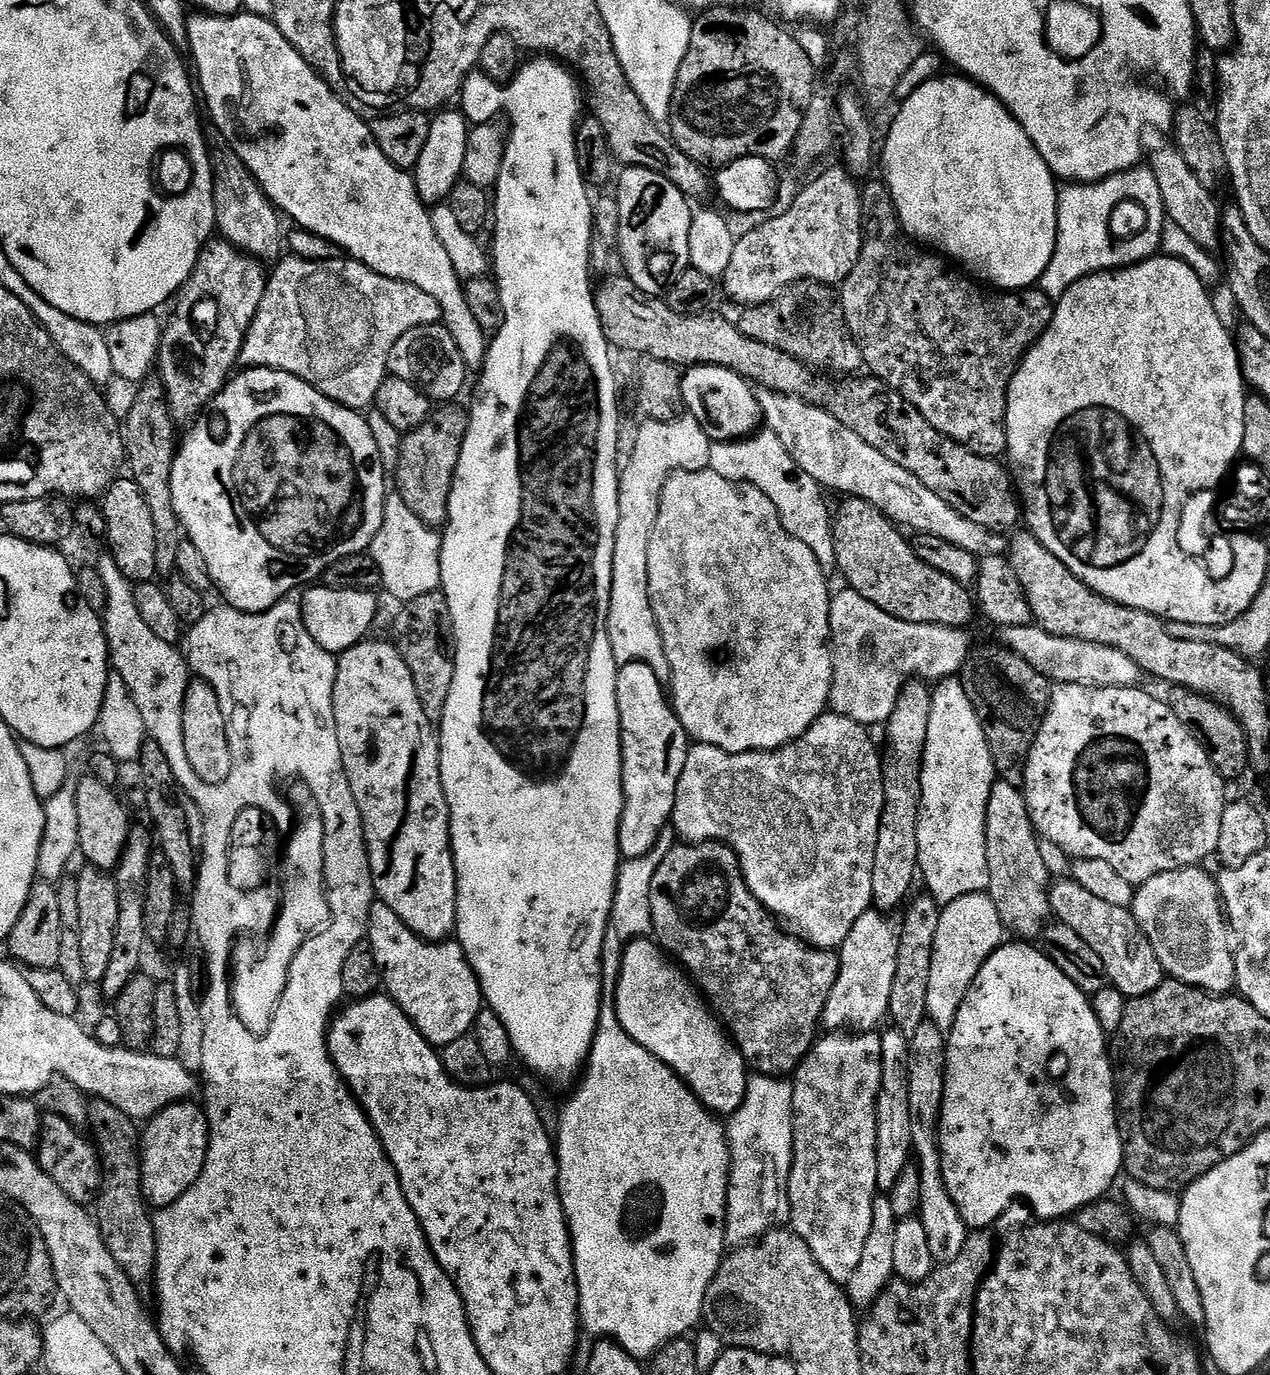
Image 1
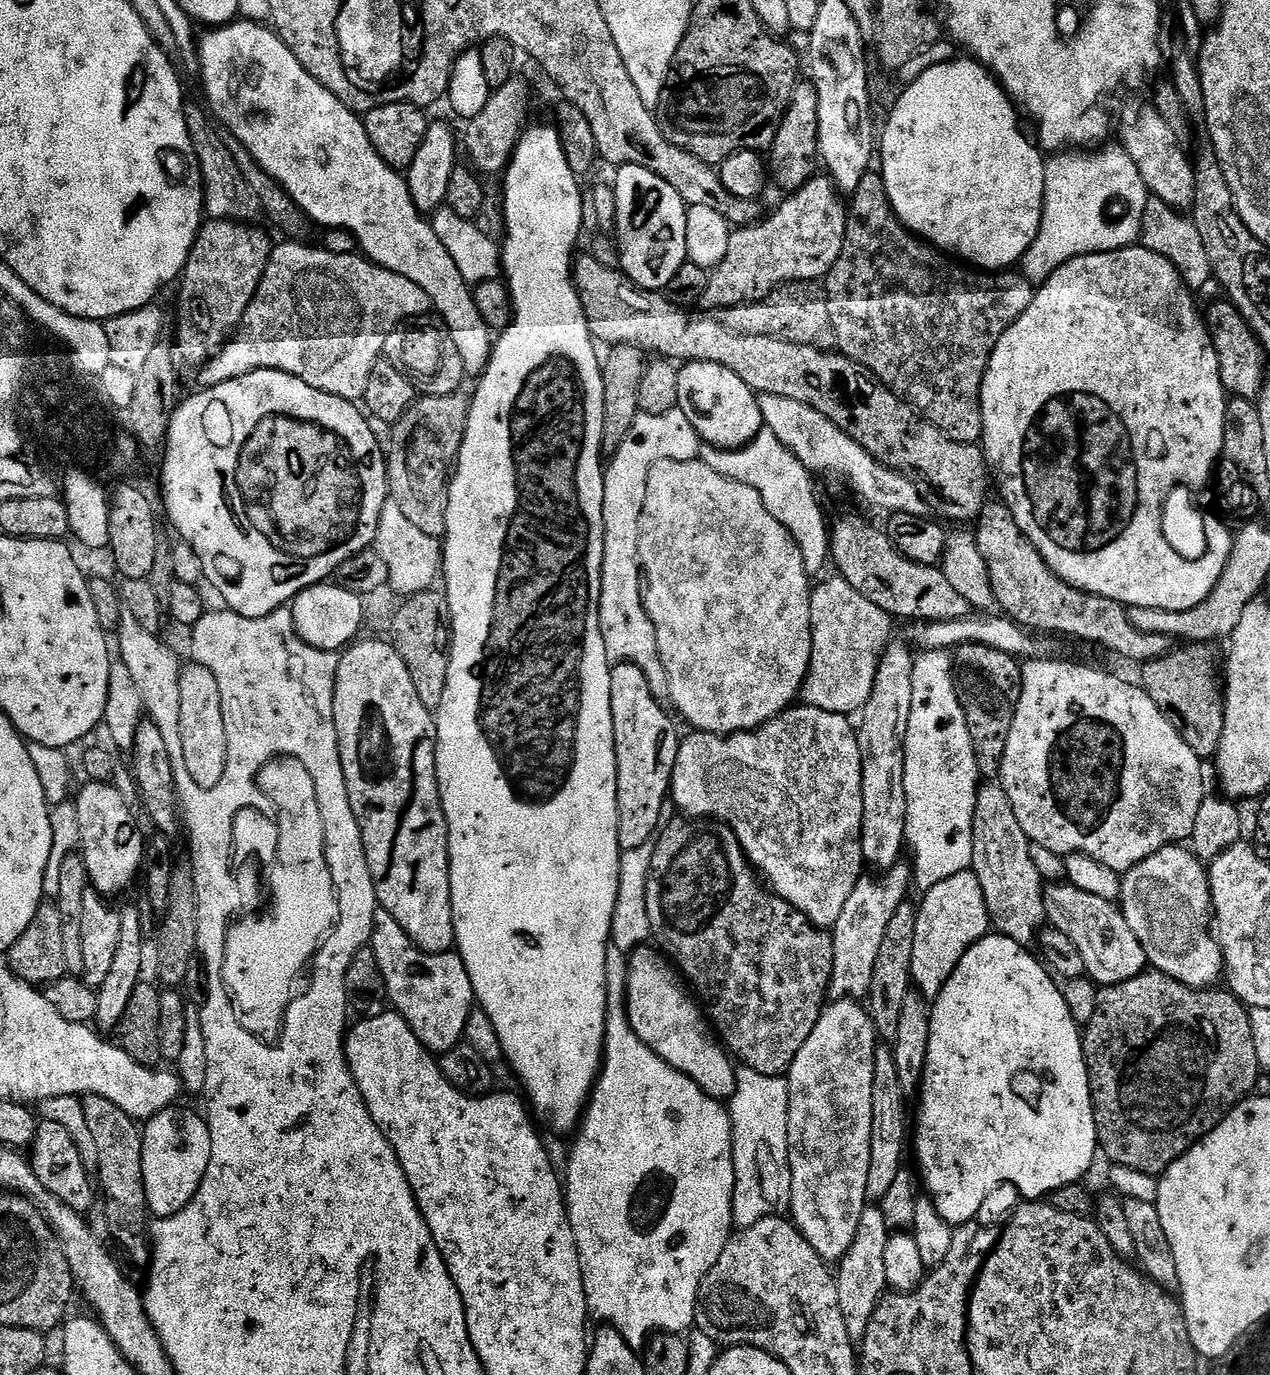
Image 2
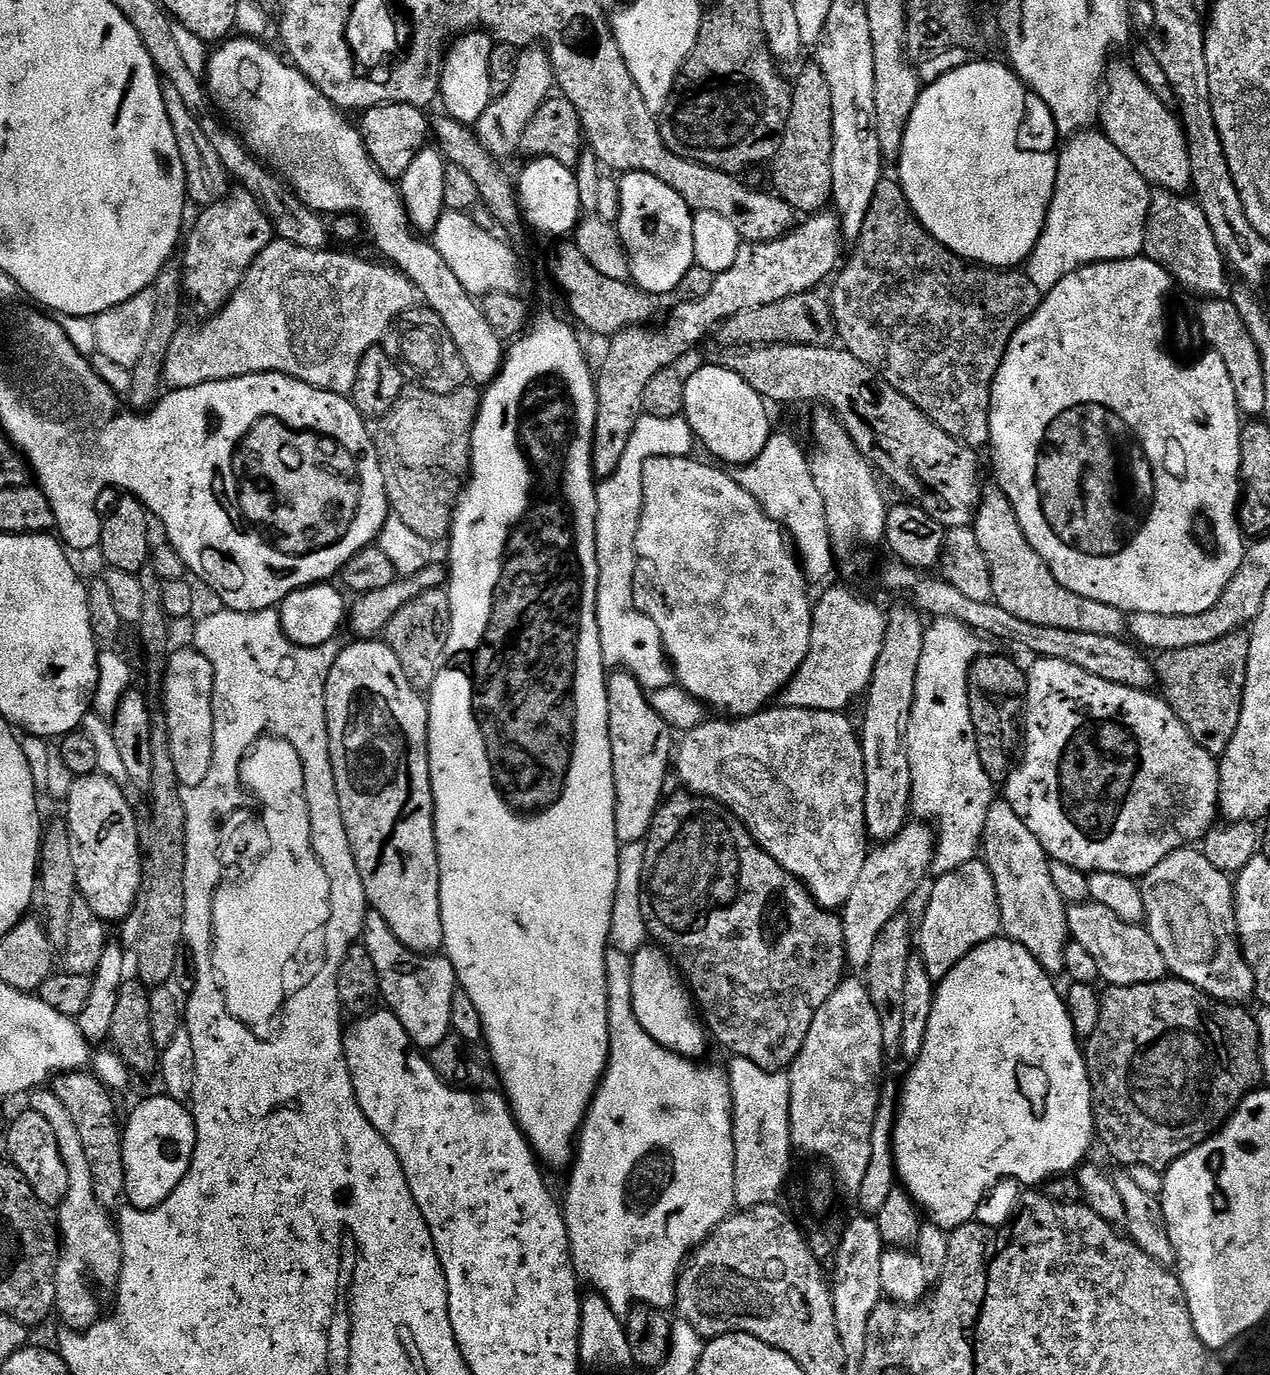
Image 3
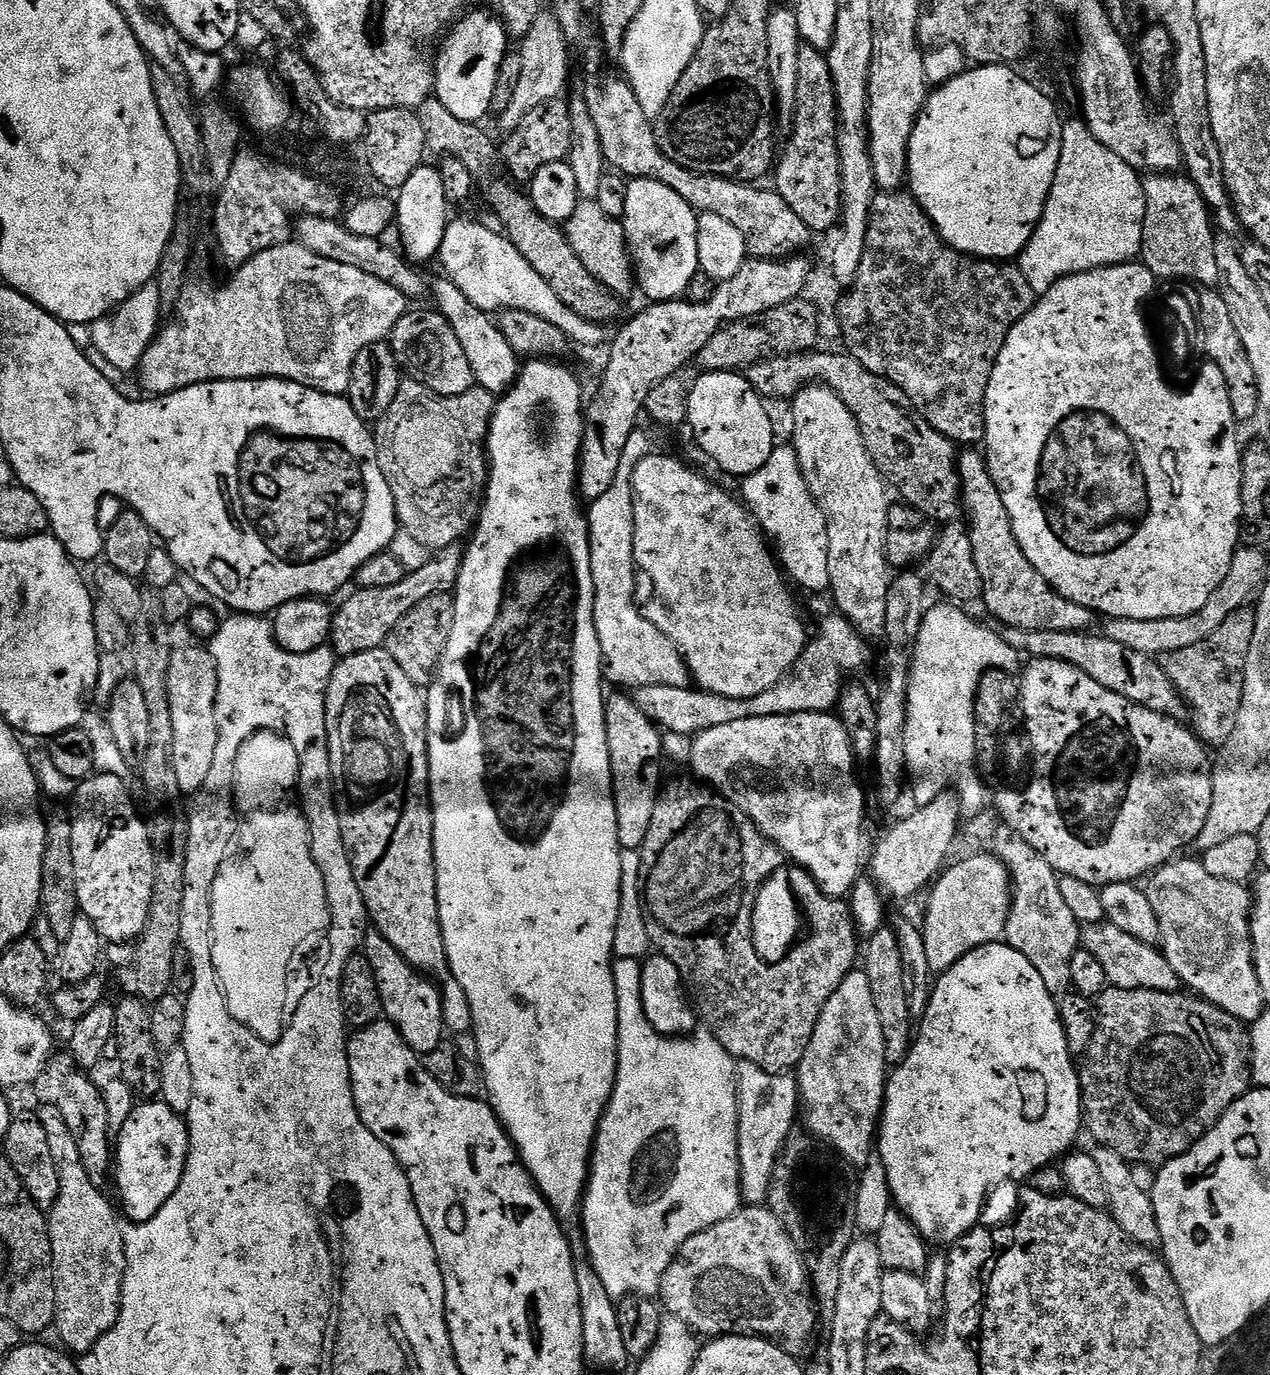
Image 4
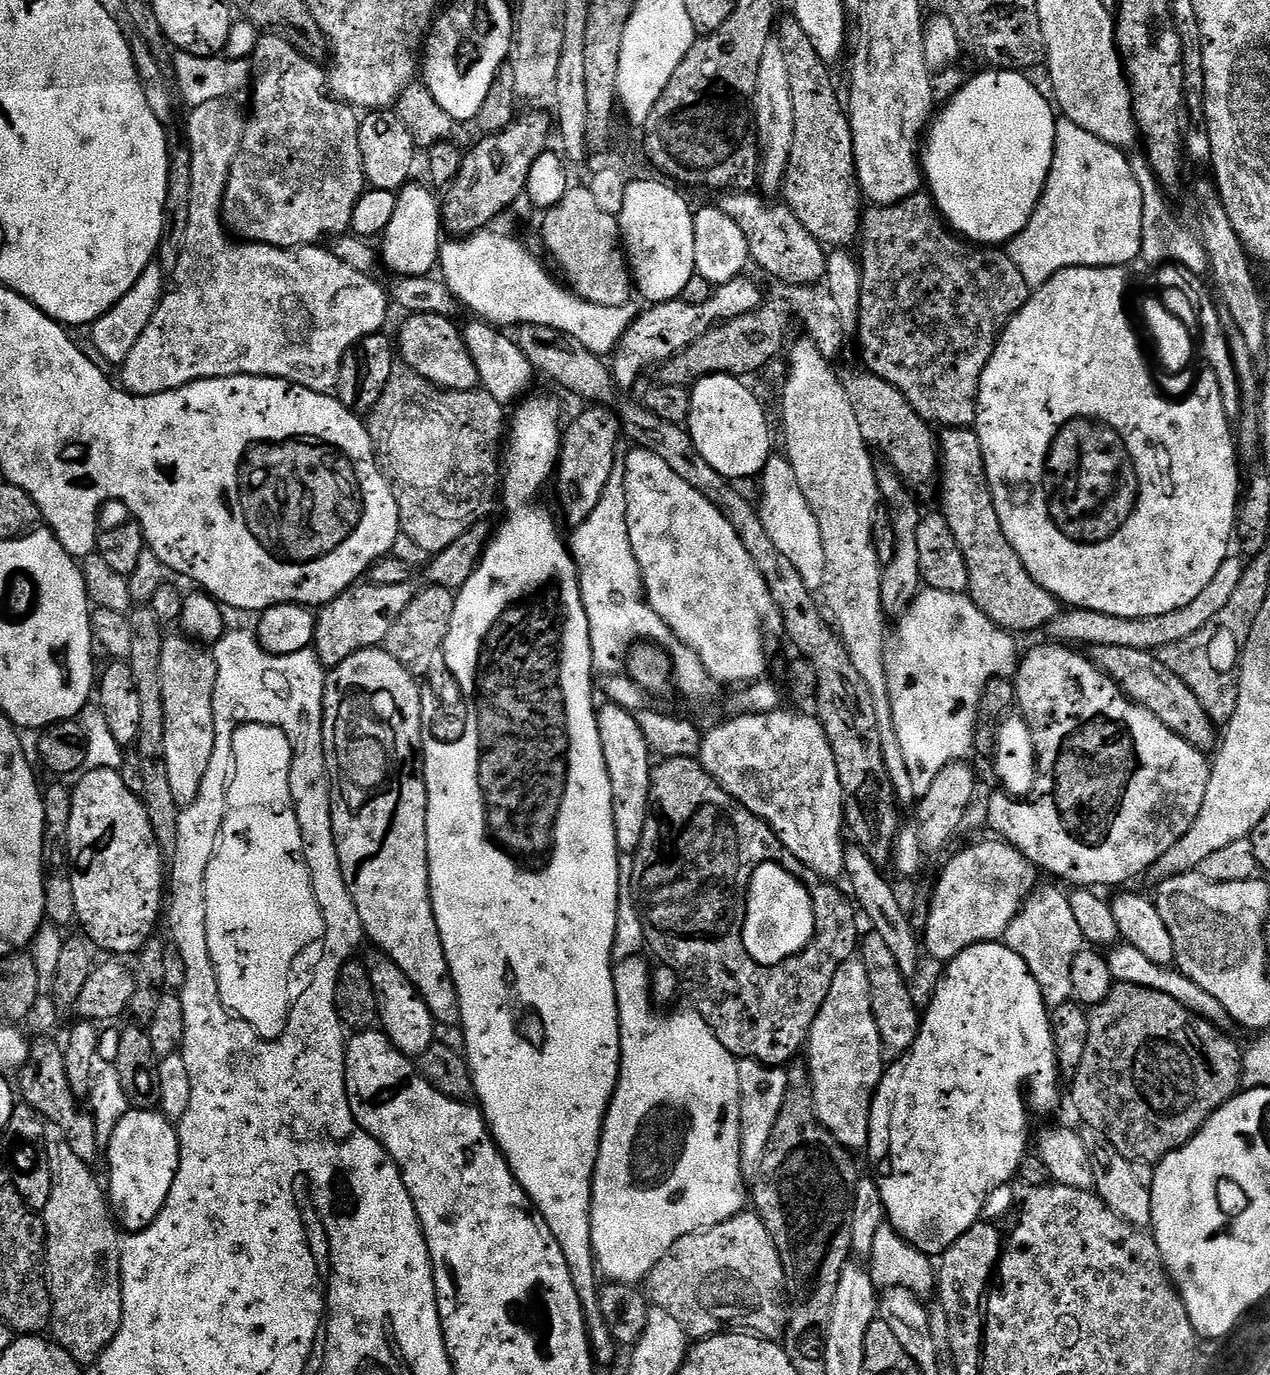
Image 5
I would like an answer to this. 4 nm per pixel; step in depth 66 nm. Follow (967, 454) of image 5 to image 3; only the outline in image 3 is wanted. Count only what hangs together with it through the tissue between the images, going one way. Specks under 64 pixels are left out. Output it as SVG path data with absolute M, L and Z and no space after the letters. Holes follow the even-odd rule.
M996 494L992 503L986 504L983 505L984 513L982 508L975 517L974 535L991 568L995 603L1014 614L1014 618L1022 618L1022 622L1030 622L1034 626L1115 638L1125 635L1125 613L1118 611L1114 606L1082 598L1056 581L1043 558L1024 539L1014 510L1002 494Z

